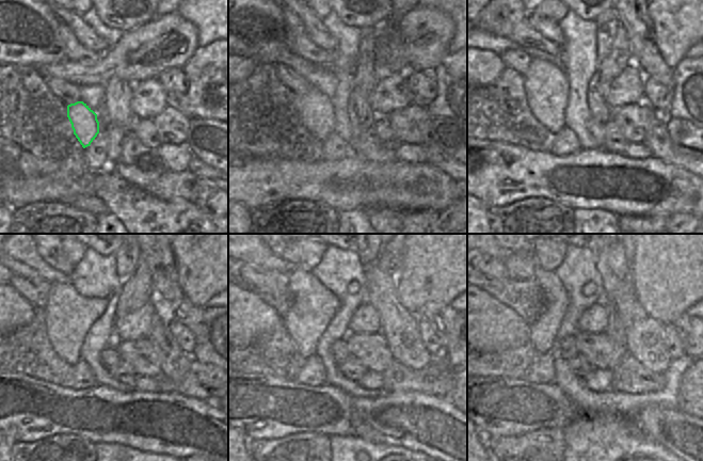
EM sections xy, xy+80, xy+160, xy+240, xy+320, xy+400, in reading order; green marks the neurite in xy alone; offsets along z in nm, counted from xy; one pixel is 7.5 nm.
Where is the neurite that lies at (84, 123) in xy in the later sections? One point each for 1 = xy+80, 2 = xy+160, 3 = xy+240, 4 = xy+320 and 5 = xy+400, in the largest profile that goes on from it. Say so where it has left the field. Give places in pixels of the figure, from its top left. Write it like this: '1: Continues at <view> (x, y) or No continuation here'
1: Continues at xy+80 (316, 111)
2: Continues at xy+160 (546, 85)
3: Continues at xy+240 (68, 315)
4: Continues at xy+320 (313, 307)
5: Continues at xy+400 (543, 331)

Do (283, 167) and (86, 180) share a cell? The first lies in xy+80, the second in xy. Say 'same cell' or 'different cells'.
same cell

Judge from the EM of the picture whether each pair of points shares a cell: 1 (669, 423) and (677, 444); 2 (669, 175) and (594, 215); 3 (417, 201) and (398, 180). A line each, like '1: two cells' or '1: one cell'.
1: one cell
2: two cells
3: one cell

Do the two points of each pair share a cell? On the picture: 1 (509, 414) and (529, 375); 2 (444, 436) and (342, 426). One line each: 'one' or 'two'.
1: two
2: one

